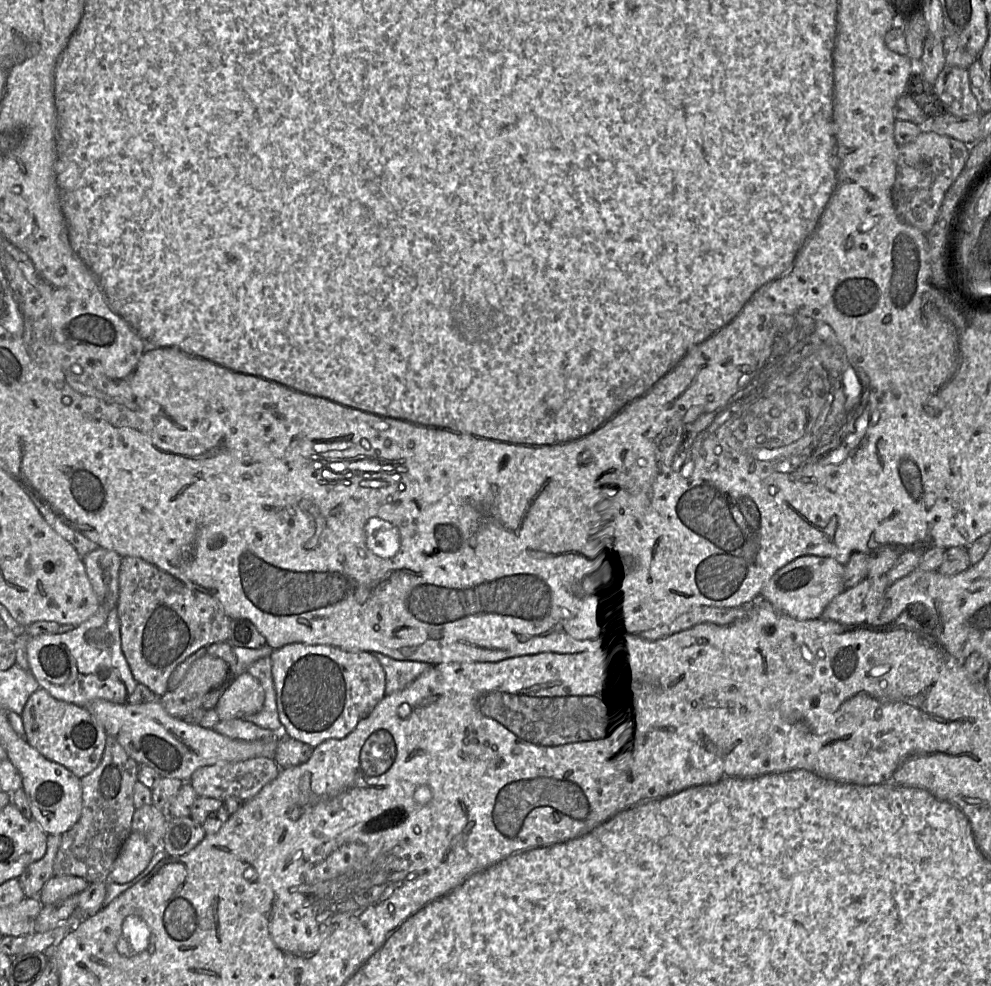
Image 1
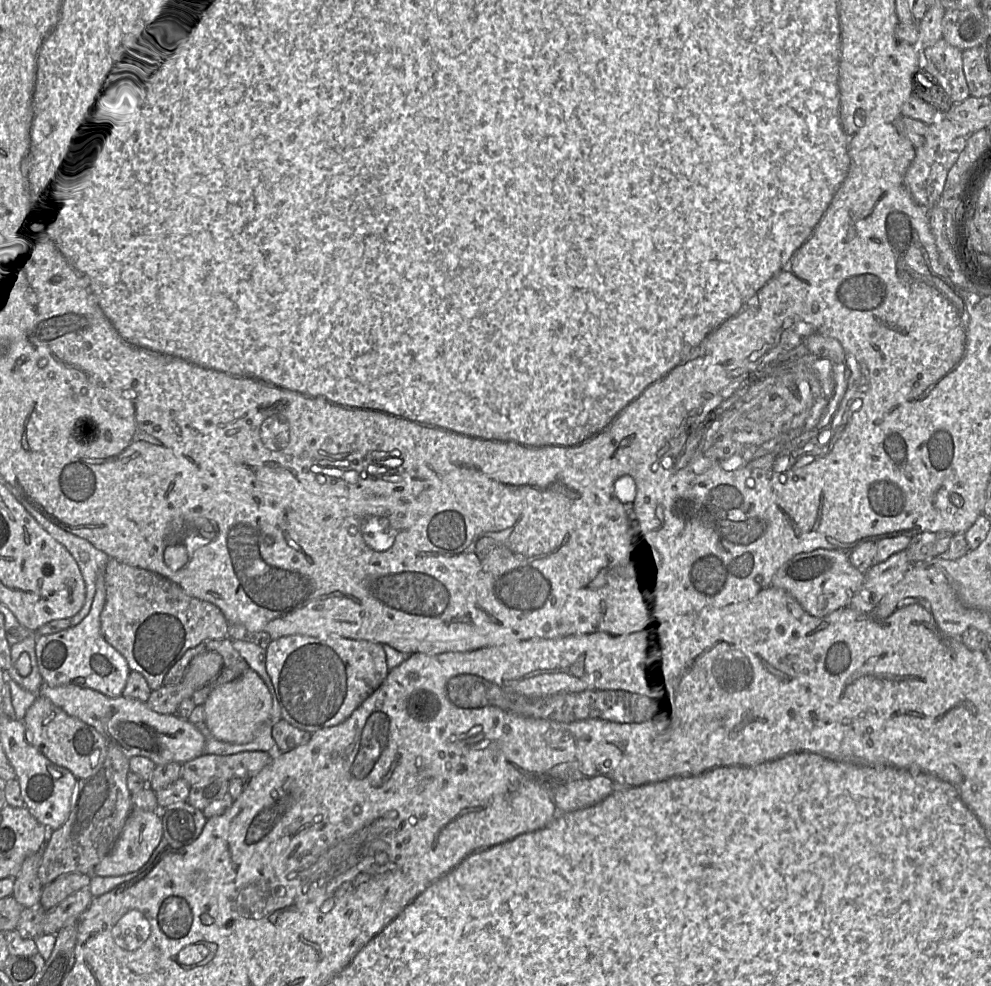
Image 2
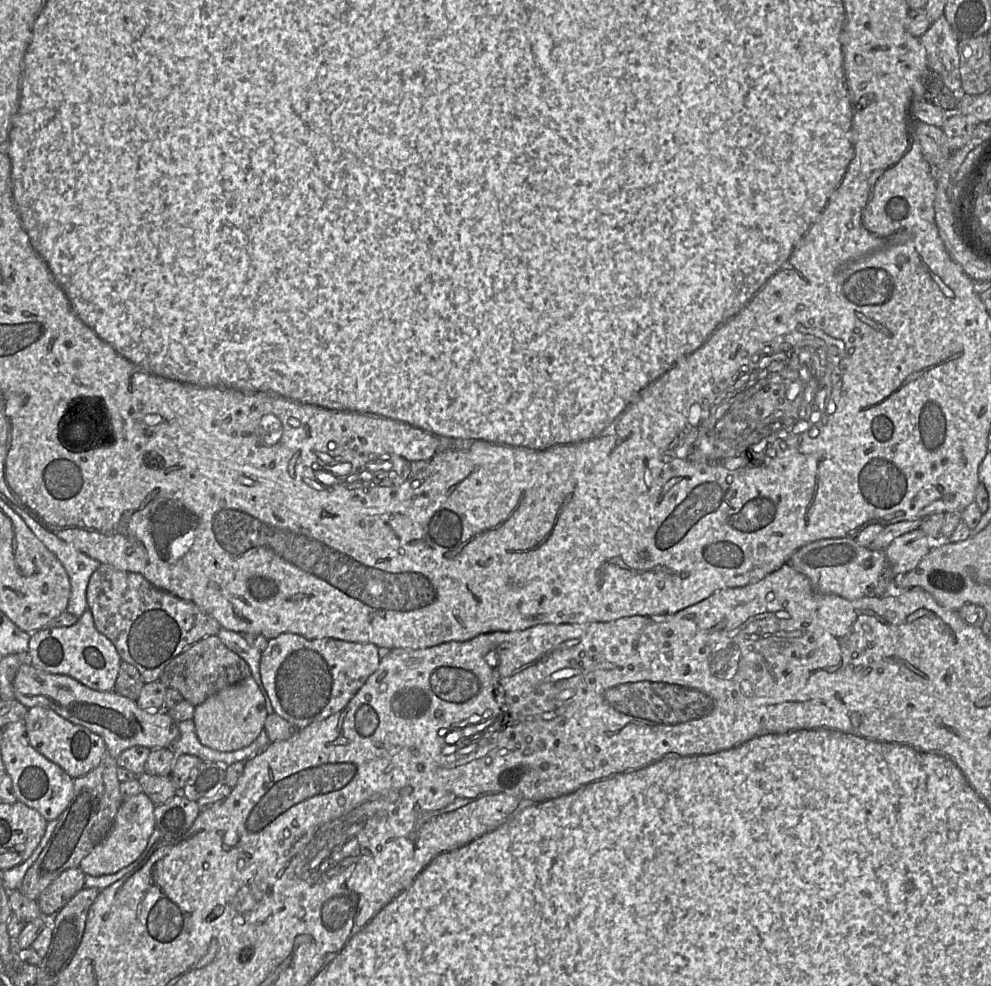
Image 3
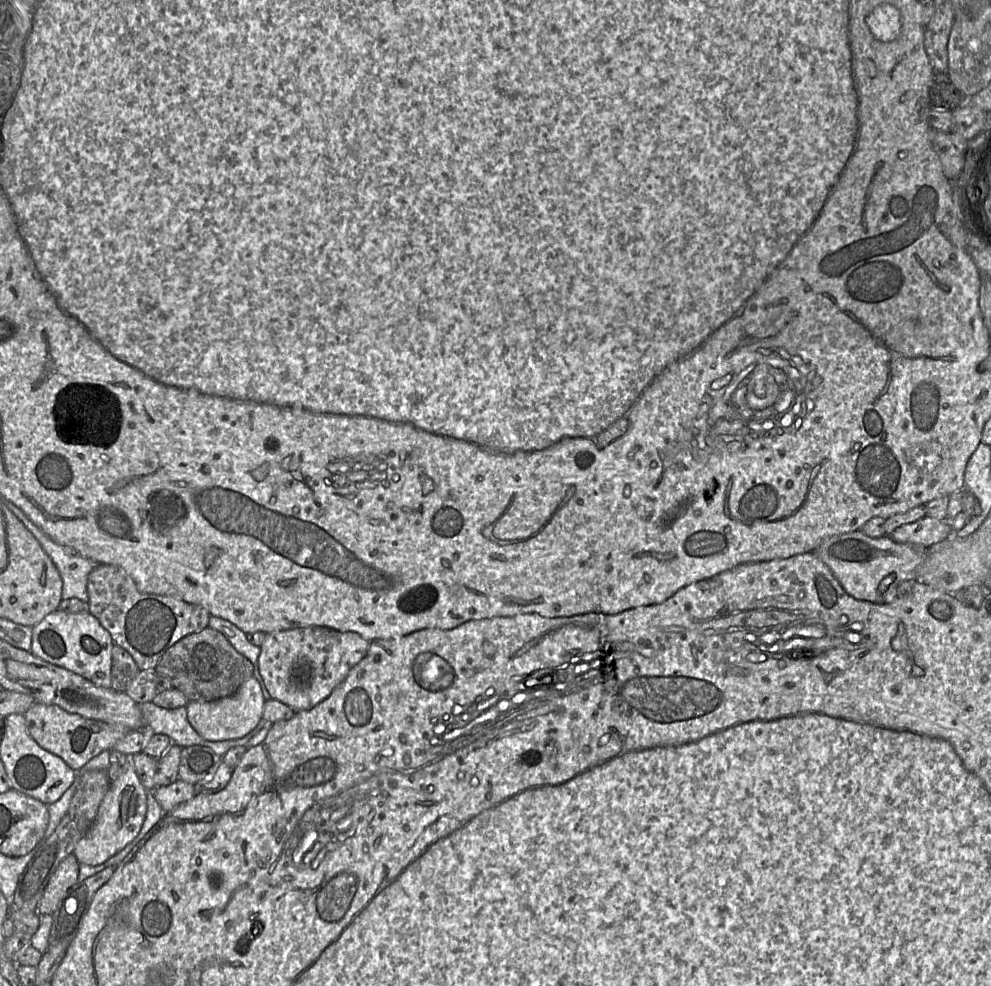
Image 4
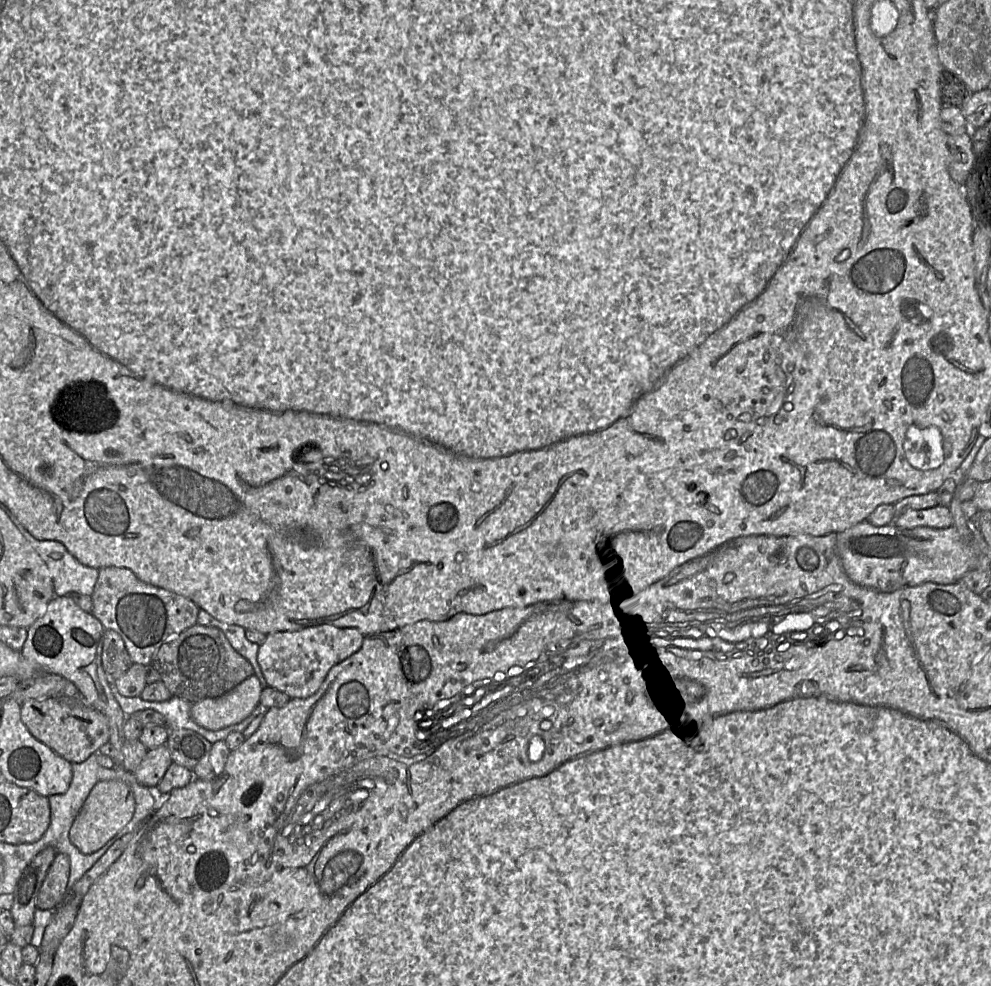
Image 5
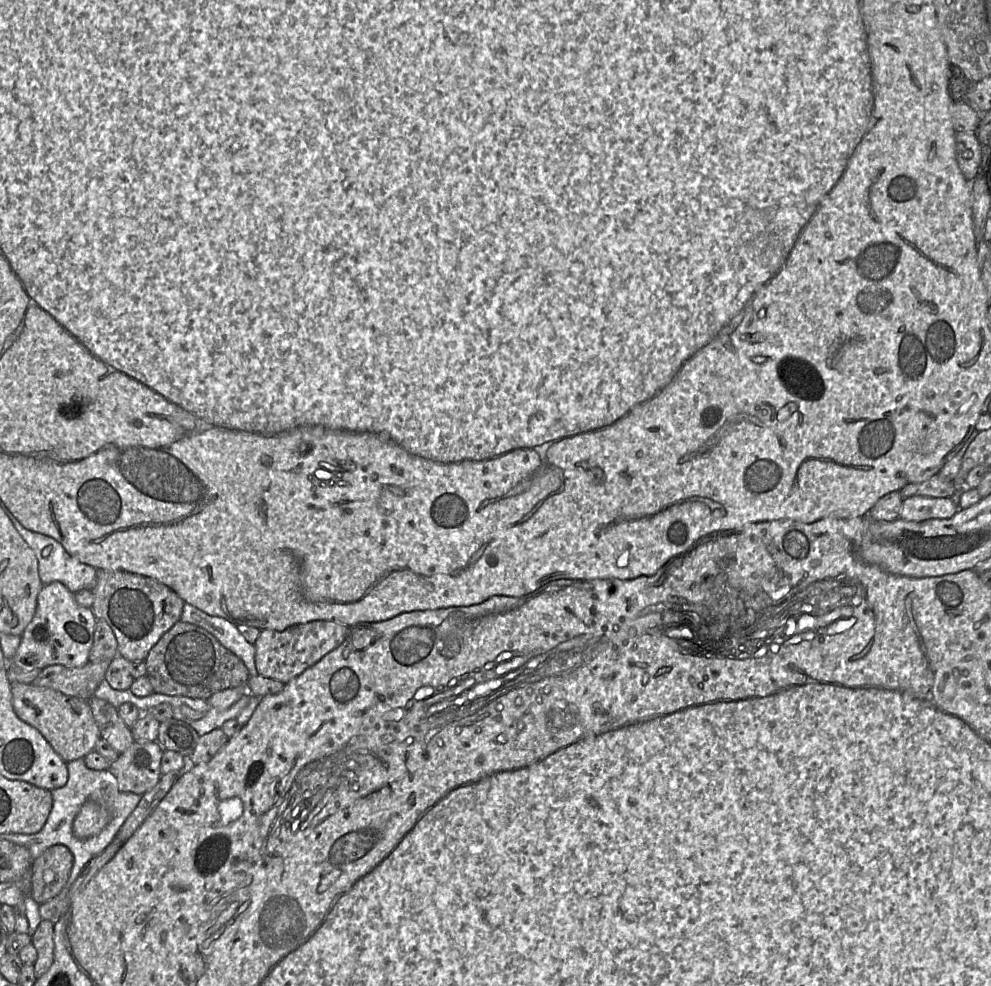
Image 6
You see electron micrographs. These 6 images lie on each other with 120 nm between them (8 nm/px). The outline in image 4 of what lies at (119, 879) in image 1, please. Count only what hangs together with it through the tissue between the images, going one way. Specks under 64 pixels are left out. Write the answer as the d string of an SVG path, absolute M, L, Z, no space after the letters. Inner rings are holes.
M126 757L122 772L110 783L93 824L74 848L73 855L78 863L96 866L117 854L137 837L145 820L146 812L147 789L140 782L132 766L131 757Z

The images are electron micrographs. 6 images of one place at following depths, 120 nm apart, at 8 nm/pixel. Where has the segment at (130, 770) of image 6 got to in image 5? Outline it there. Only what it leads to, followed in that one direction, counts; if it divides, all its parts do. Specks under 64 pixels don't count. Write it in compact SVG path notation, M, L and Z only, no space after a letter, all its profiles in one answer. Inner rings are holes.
M166 745L159 746L147 751L133 775L139 784L153 790L160 783L172 762Z

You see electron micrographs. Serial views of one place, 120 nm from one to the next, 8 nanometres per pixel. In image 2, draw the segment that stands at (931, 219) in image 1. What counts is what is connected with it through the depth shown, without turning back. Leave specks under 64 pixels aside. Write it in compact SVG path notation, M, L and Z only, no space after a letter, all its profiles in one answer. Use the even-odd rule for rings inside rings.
M939 116L936 122L929 125L925 143L916 149L915 158L905 175L905 184L918 205L925 209L931 209L937 205L943 193L948 172L966 147L971 134L973 133L970 133L968 129L960 127L945 116Z

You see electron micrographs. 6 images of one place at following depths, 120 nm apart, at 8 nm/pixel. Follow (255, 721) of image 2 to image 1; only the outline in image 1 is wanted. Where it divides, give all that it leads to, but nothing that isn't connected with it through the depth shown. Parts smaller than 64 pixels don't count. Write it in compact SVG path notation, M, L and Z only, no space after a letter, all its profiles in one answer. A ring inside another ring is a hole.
M249 672L234 678L220 696L215 710L220 721L241 719L258 713L265 701L265 691L261 683Z

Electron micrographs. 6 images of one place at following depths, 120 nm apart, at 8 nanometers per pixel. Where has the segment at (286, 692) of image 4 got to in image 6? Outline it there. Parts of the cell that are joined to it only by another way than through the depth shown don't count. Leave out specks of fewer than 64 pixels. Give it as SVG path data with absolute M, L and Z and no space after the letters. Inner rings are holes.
M315 620L283 631L261 630L254 643L256 669L259 675L286 685L336 649L345 640L348 629L349 627L334 621Z

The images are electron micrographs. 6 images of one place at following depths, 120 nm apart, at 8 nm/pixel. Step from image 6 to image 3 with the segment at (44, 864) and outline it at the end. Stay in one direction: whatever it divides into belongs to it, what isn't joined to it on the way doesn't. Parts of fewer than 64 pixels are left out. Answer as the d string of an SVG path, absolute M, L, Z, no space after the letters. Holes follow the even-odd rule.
M77 867L63 871L39 896L39 909L46 917L54 917L67 902L85 887L86 874Z

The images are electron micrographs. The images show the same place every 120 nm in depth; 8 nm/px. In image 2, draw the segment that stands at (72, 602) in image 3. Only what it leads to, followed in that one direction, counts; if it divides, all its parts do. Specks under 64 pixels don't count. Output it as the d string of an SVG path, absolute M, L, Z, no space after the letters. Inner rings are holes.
M21 497L20 502L40 526L67 549L80 569L85 582L85 603L81 610L70 618L71 626L75 626L87 616L91 609L97 577L100 572L104 573L109 557L87 540L62 529L26 499Z

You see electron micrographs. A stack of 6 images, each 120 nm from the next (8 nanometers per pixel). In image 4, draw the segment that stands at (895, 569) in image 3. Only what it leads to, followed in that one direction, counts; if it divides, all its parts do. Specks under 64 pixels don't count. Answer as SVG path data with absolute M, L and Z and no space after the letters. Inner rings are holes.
M926 515L915 522L896 528L890 537L897 543L927 550L953 534L949 520L941 521Z

